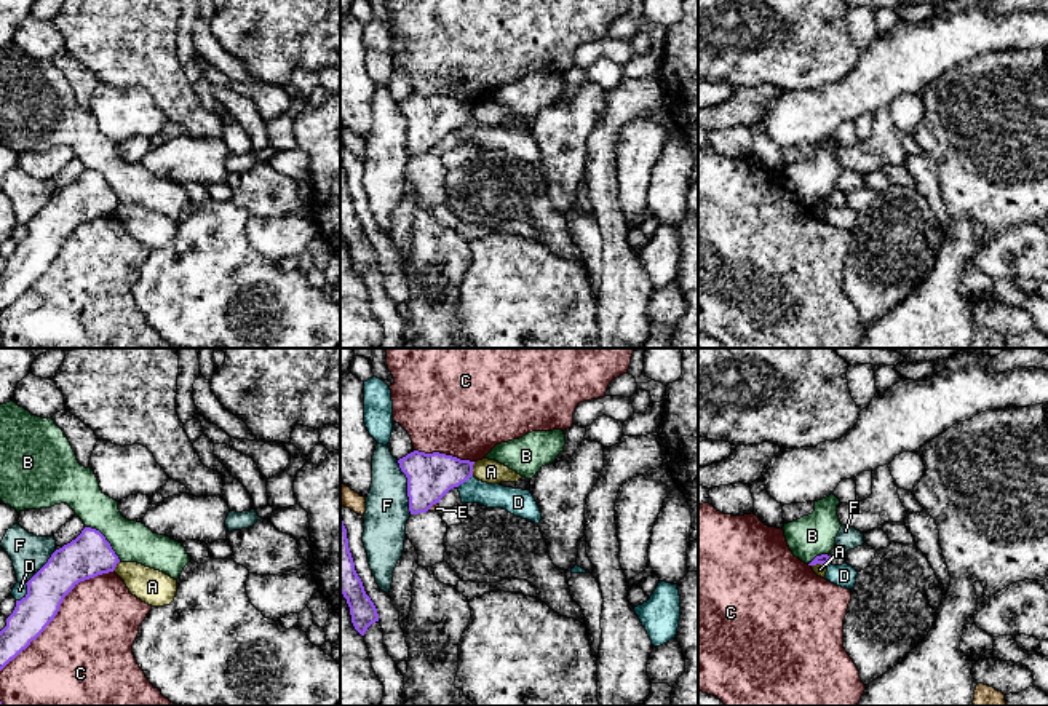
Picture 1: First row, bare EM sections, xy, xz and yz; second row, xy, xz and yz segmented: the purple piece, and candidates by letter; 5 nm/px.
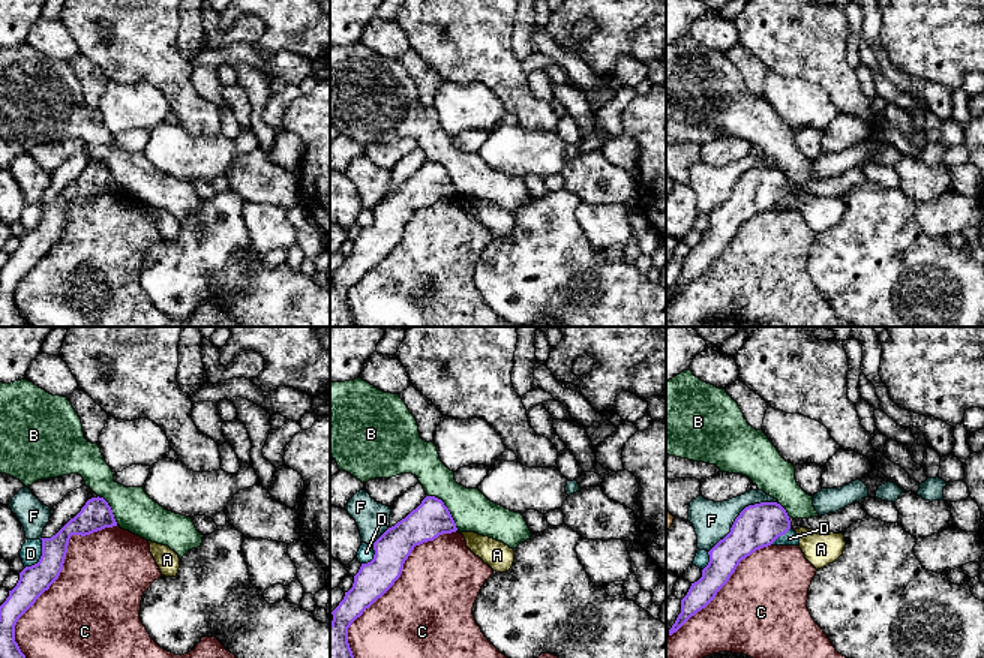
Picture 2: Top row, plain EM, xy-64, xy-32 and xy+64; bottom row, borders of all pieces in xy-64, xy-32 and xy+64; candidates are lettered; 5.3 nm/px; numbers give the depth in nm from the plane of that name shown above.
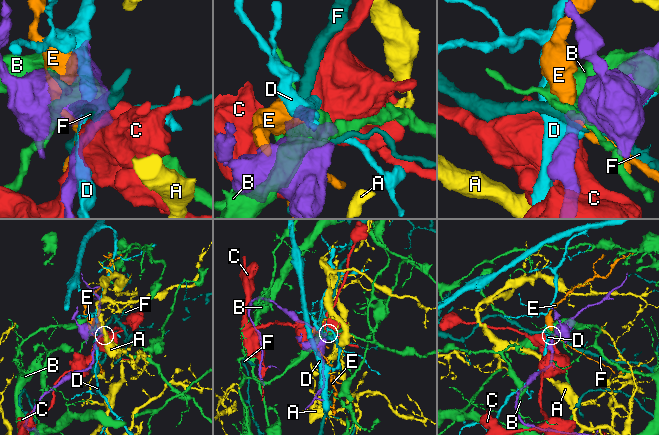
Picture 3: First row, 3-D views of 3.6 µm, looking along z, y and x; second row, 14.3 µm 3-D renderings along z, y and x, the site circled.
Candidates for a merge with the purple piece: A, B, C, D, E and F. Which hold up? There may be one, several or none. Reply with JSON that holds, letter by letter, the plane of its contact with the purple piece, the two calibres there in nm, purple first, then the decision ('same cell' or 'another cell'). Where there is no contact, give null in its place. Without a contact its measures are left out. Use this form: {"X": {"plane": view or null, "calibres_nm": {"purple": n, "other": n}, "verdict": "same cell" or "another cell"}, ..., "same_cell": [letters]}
{"A": {"plane": "xz", "calibres_nm": {"purple": 240, "other": 120}, "verdict": "another cell"}, "B": {"plane": "xy", "calibres_nm": {"purple": 220, "other": 200}, "verdict": "another cell"}, "C": {"plane": "xy", "calibres_nm": {"purple": 200, "other": 460}, "verdict": "another cell"}, "D": {"plane": "xy", "calibres_nm": {"purple": 200, "other": 70}, "verdict": "another cell"}, "E": {"plane": "xz", "calibres_nm": {"purple": 240, "other": 40}, "verdict": "another cell"}, "F": {"plane": "xz", "calibres_nm": {"purple": 240, "other": 220}, "verdict": "another cell"}, "same_cell": []}

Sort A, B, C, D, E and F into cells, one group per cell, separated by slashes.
A / B / C / D / E / F

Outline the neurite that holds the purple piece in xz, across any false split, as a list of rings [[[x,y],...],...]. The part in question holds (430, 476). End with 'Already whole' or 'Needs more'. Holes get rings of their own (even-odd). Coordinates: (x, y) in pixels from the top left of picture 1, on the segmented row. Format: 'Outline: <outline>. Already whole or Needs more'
Outline: [[[414,450],[398,460],[407,478],[411,514],[427,513],[454,487],[473,476],[474,462],[452,455]]]. Already whole

